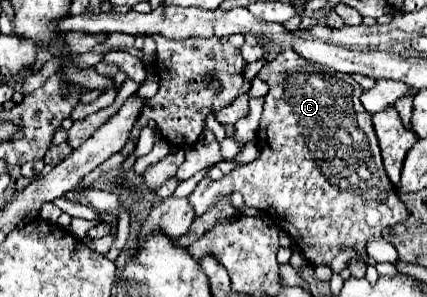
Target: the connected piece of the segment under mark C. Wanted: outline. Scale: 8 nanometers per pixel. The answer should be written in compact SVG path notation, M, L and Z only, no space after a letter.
M282 50L258 72L258 76L270 86L256 134L260 156L254 162L224 174L220 180L210 180L204 176L188 196L188 202L192 202L196 216L202 216L216 204L216 198L240 192L246 206L268 212L278 228L294 238L294 244L310 266L330 266L338 252L352 248L356 252L356 260L350 262L348 268L352 274L364 276L368 260L366 244L374 238L380 238L384 228L404 222L408 218L408 210L384 172L378 140L370 120L372 114L368 114L360 104L362 88L348 74L308 62L294 50Z

